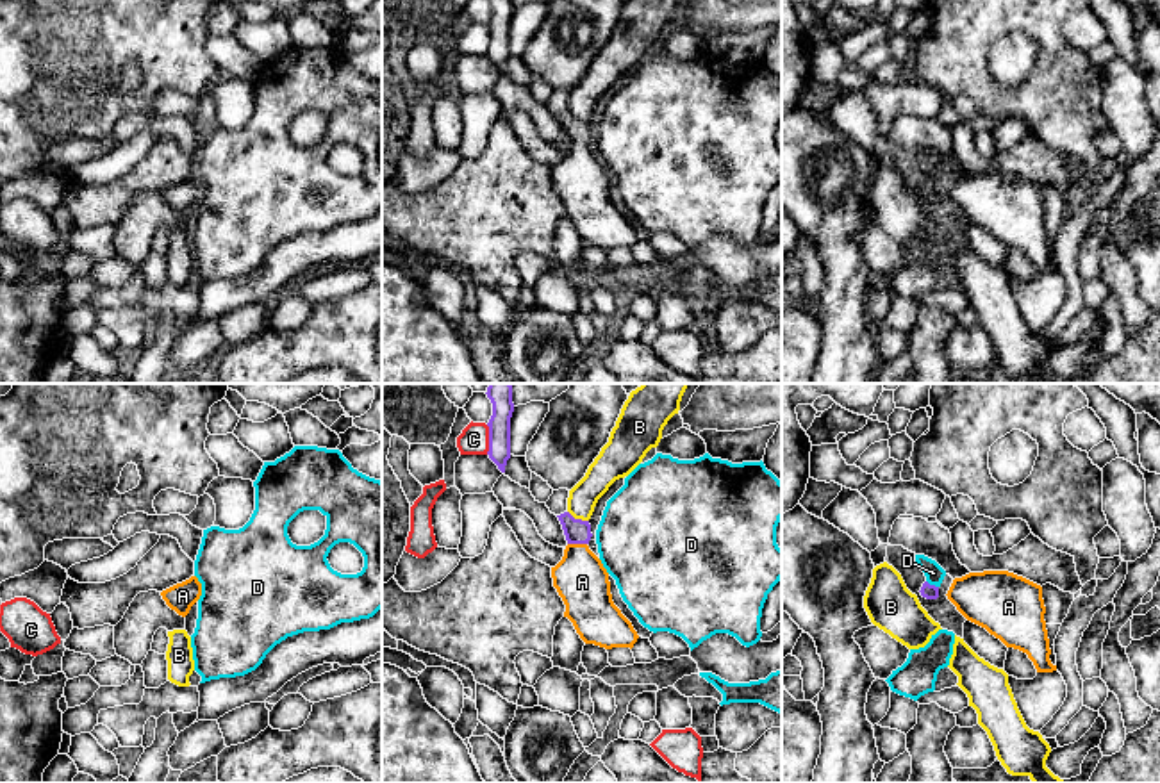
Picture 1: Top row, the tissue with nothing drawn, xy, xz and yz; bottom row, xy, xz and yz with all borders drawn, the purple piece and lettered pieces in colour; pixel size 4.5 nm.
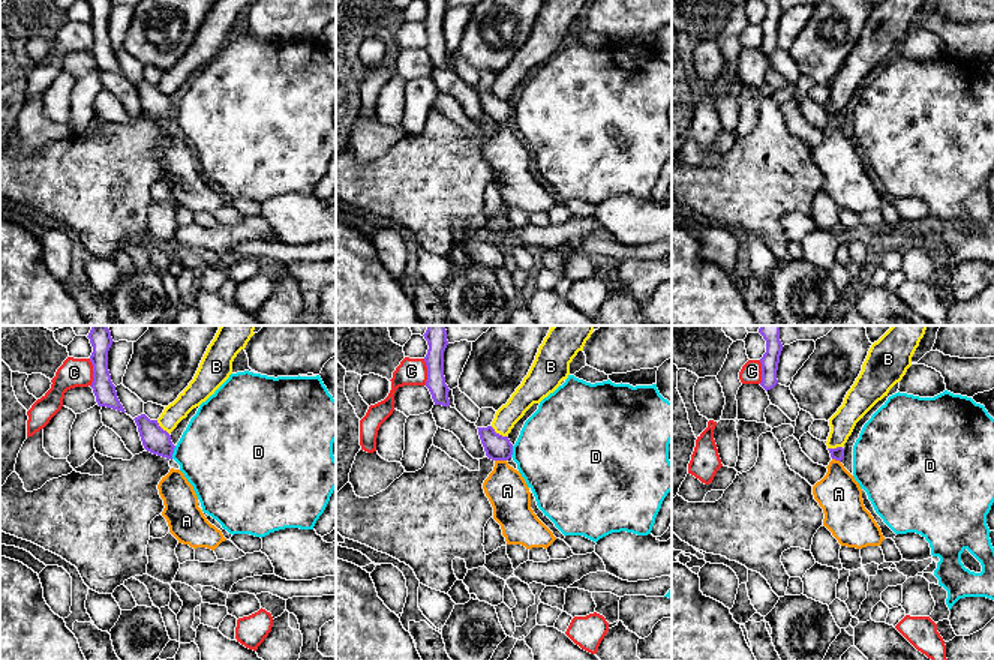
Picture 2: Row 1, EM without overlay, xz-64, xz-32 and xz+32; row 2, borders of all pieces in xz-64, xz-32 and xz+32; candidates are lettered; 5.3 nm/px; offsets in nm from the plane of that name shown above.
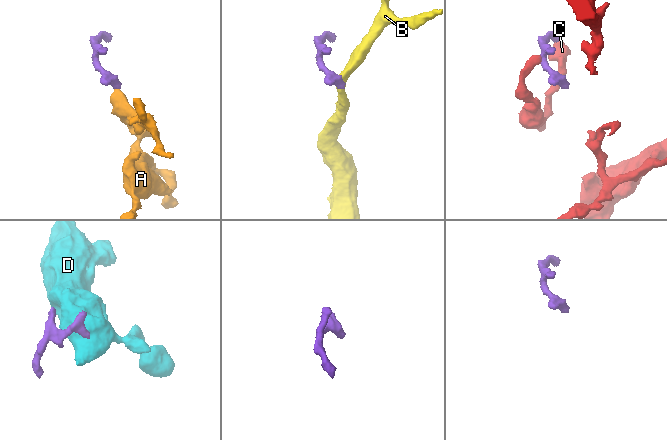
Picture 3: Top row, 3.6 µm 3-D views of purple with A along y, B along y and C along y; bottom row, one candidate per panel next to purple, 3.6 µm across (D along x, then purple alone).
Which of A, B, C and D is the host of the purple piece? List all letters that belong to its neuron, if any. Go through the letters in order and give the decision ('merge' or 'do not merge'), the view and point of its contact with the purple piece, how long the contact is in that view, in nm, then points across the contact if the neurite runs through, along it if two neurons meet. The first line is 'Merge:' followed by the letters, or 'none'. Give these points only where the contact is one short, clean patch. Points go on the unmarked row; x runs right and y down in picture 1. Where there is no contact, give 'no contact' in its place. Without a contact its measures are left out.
Merge: A
A: merge; meets purple in xz at (577, 143); contact 90 nm long; runs through xz (577, 132), (577, 143), (582, 182)
B: do not merge; meets purple in xz at (579, 120); contact 110 nm long; border along xz (568, 111), (575, 118), (588, 122)
C: do not merge; meets purple in xz at (489, 40); contact 140 nm long; border along xz (486, 25), (488, 54)
D: do not merge; meets purple in yz at (932, 186); contact 70 nm long; border along yz (927, 181), (937, 188)

